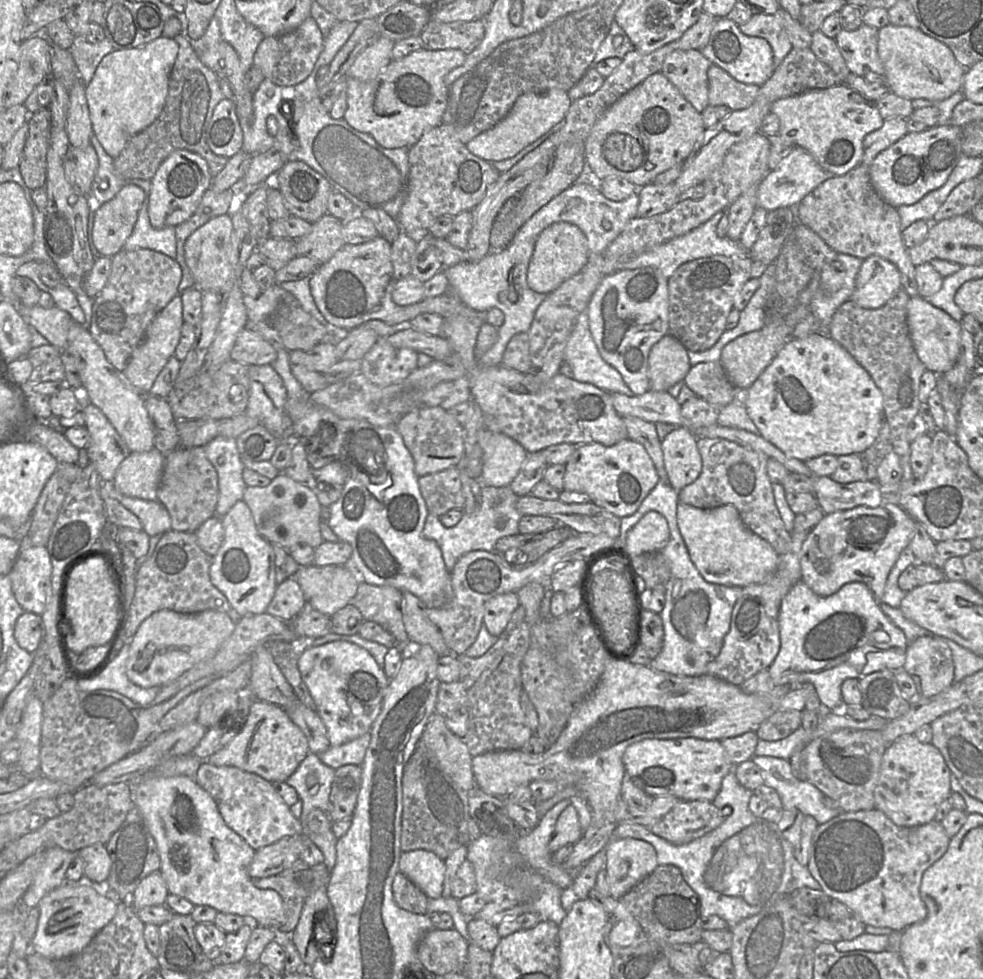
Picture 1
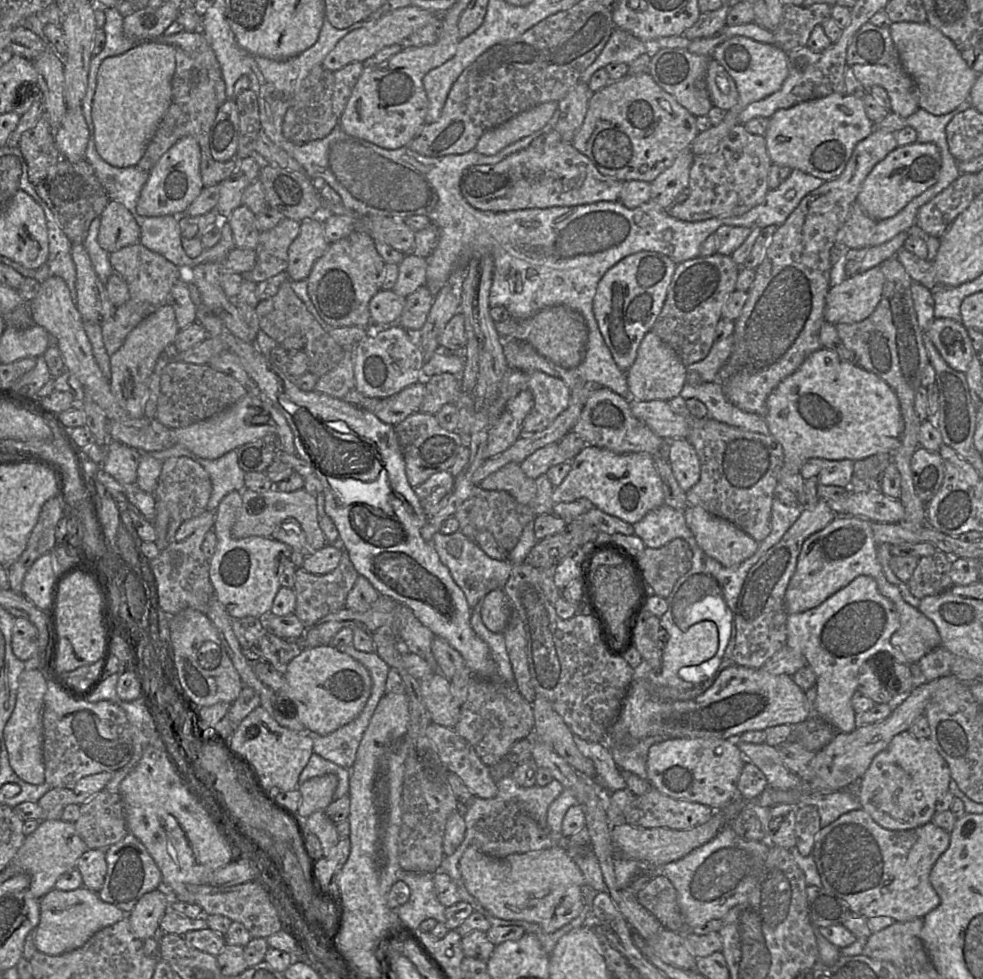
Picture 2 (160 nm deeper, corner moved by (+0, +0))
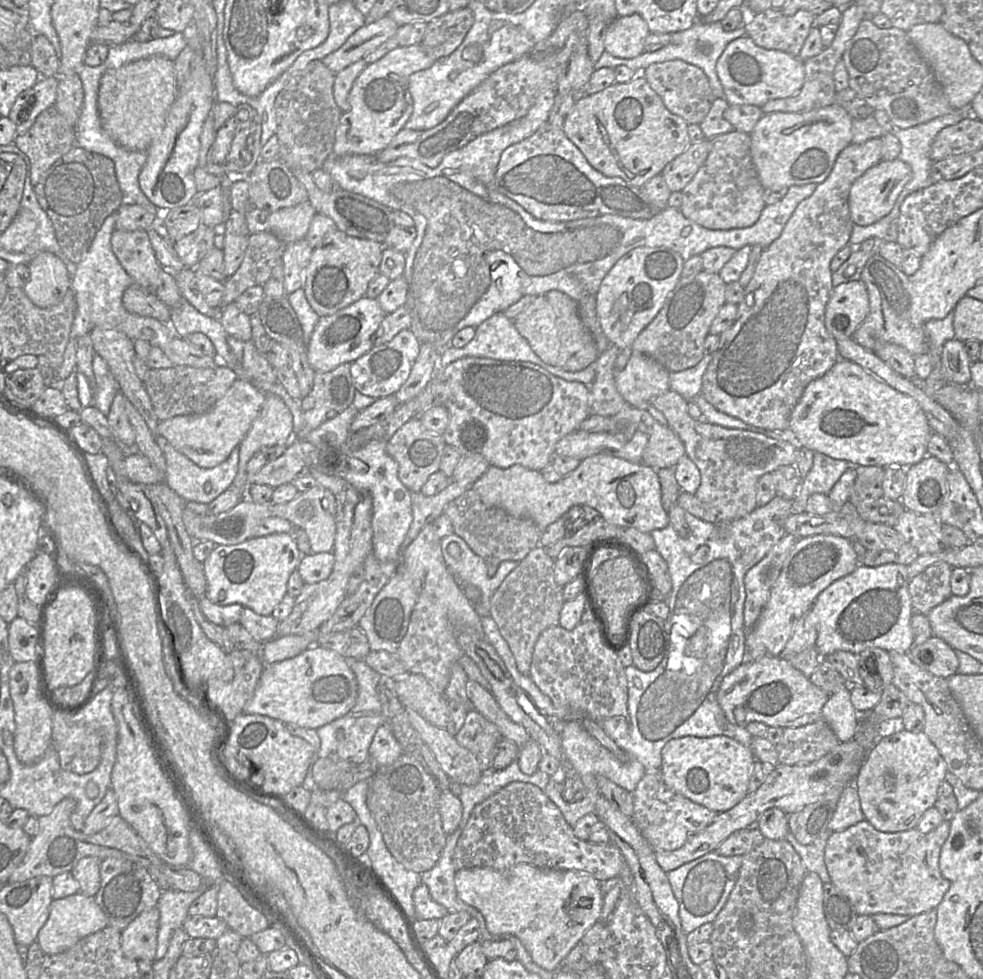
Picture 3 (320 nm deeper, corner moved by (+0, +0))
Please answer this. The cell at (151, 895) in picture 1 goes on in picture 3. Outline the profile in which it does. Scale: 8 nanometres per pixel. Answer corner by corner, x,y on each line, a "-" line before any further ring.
157,907
140,913
121,931
124,955
132,960
155,960
160,913

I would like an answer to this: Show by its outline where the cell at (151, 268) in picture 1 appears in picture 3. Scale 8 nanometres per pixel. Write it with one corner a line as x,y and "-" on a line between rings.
114,229
111,235
111,248
135,283
154,293
162,267
158,263
146,231

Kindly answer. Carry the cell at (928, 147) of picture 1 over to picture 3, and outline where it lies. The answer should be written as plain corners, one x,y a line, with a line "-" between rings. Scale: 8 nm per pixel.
898,158
890,161
881,160
877,165
868,169
854,181
850,189
849,209
853,223
868,226
890,213
898,196
911,180
911,177
911,167

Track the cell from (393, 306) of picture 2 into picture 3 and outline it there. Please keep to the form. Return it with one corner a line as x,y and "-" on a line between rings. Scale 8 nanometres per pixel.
363,296
334,314
320,317
307,343
307,356
315,372
328,372
338,365
352,363
373,346
373,336
386,313
377,299

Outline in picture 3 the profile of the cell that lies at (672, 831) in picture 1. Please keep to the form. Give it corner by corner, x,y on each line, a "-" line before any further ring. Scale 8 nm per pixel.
659,771
646,772
632,796
634,811
631,819
654,851
682,847
689,837
710,825
718,814
669,788

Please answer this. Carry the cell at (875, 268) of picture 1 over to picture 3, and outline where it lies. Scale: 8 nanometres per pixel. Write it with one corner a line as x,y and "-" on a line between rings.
859,279
833,287
825,308
825,327
835,340
852,338
870,310
866,285

